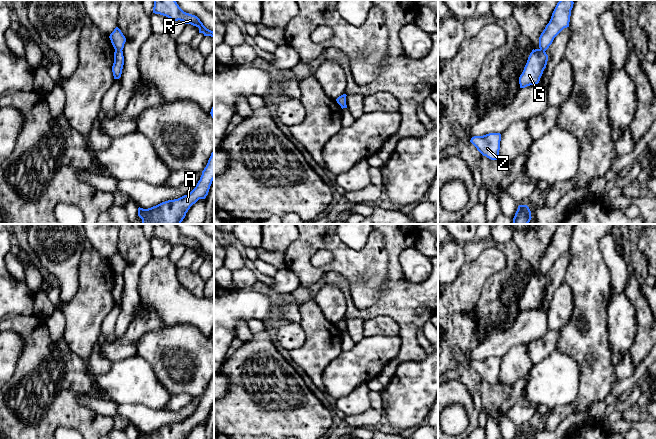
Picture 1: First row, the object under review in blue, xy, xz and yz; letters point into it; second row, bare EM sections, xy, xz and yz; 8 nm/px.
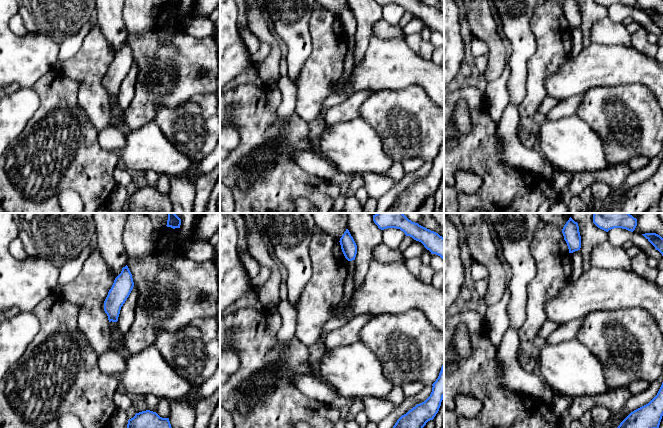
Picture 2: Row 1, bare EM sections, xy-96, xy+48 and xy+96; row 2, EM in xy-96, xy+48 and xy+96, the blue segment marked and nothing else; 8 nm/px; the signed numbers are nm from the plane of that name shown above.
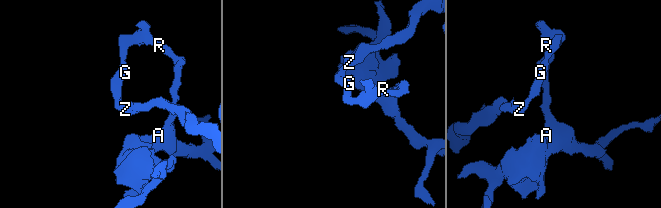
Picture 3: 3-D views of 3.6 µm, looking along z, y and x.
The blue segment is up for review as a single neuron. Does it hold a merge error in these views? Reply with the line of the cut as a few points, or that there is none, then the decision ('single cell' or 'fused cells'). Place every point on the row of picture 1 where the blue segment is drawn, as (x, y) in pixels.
xy (115, 48), (121, 50) | fused cells

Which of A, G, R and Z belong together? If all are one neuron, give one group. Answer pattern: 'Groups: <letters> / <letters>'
Groups: A R / G Z

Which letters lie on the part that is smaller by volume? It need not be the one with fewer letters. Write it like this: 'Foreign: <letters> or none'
Foreign: A, R

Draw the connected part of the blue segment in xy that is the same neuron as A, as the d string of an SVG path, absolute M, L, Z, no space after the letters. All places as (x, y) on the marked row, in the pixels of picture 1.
M214 150L202 171L200 180L189 194L148 209L138 208L138 216L142 219L142 224L181 224L190 207L199 199L206 198L213 180Z

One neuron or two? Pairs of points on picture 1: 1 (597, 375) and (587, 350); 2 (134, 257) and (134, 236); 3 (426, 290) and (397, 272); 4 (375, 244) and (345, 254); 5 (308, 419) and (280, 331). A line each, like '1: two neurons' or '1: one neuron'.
1: one neuron
2: one neuron
3: one neuron
4: one neuron
5: two neurons

